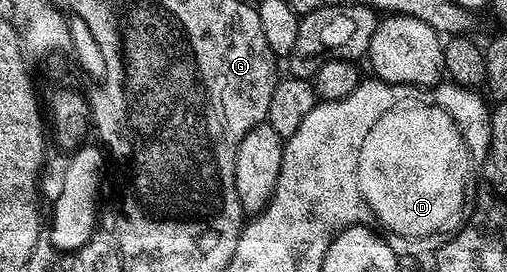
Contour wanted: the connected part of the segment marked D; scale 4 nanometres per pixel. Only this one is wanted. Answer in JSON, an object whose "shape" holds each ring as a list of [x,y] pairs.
{"shape":[[[399,104],[395,107],[391,112],[383,112],[383,116],[379,116],[379,120],[375,120],[375,125],[371,128],[371,132],[367,132],[367,137],[363,139],[363,148],[359,148],[359,164],[357,165],[357,187],[359,188],[359,192],[363,196],[363,200],[368,204],[370,210],[373,212],[374,219],[378,223],[382,222],[383,225],[386,226],[387,229],[390,230],[391,233],[394,234],[397,238],[402,238],[405,242],[414,242],[417,246],[430,246],[430,248],[436,248],[444,244],[444,242],[449,241],[450,238],[453,237],[454,234],[460,230],[460,226],[457,225],[459,222],[462,226],[465,225],[464,222],[461,221],[462,216],[467,214],[467,202],[465,206],[465,189],[469,186],[469,174],[471,175],[471,167],[469,165],[469,153],[467,152],[467,144],[463,140],[463,136],[459,132],[459,128],[455,124],[455,120],[451,120],[451,116],[446,112],[443,108],[439,108],[438,106],[434,106],[432,104],[426,104],[426,106],[409,106],[410,104]]]}

